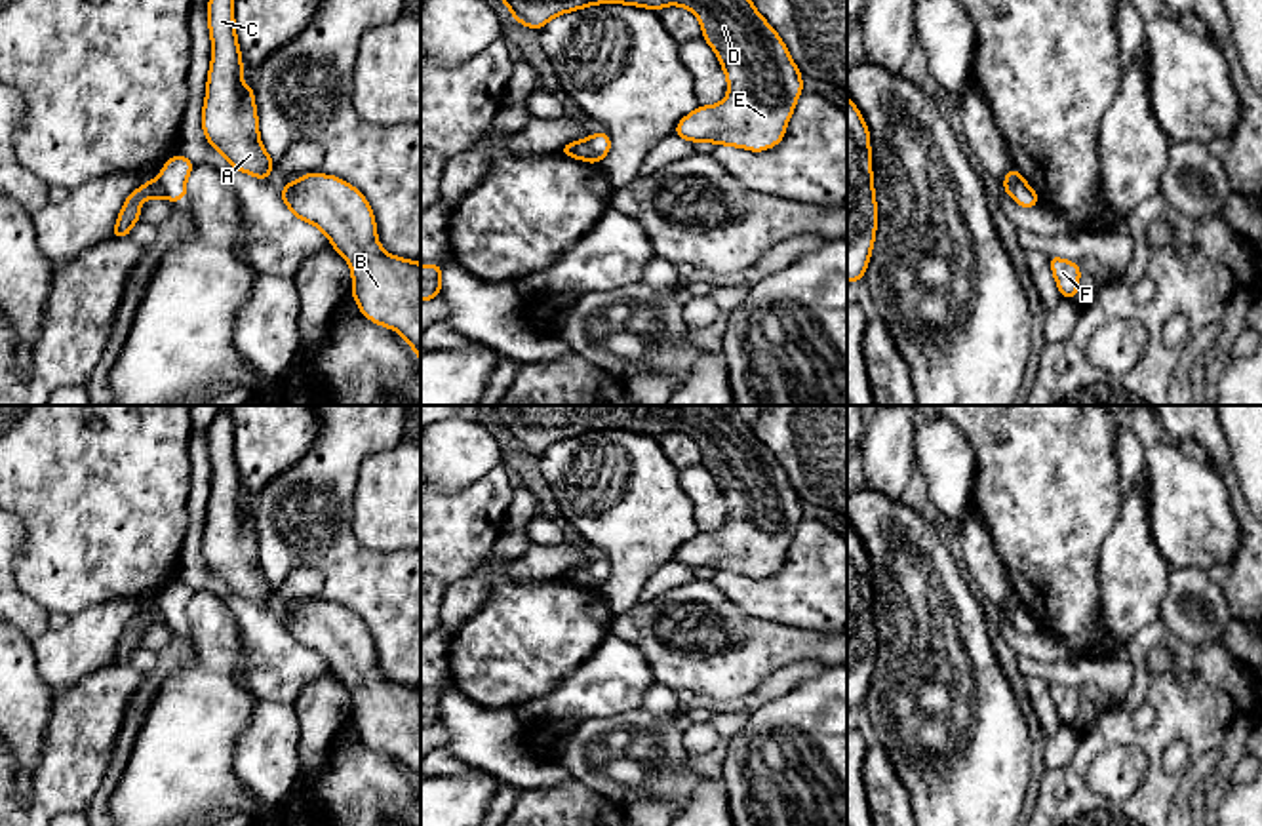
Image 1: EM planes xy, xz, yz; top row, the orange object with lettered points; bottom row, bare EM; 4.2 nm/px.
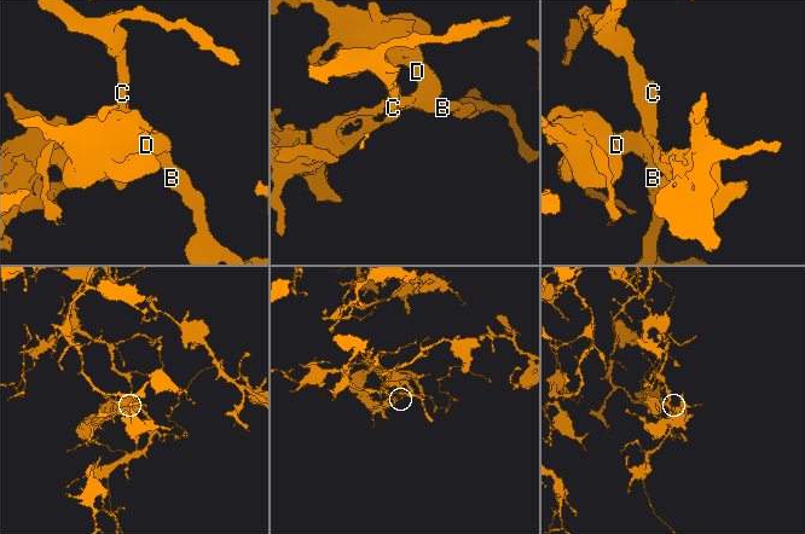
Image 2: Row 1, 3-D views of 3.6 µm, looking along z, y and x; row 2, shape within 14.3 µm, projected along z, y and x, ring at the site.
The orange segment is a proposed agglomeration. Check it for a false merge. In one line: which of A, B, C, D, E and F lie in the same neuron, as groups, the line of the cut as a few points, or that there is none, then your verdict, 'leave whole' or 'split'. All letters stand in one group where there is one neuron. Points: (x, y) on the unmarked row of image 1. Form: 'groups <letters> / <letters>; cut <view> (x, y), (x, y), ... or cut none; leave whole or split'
groups A B C D E / F; cut xz (587, 564), (587, 570), (600, 585); split

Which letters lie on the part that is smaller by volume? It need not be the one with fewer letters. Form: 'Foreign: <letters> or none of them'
Foreign: F

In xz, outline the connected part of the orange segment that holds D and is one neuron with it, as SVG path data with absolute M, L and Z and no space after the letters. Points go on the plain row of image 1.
M495 405L495 419L523 453L541 457L556 442L592 430L628 430L659 438L664 432L691 436L702 464L718 482L727 504L727 523L710 533L699 531L681 544L674 561L699 569L767 577L784 565L796 527L803 518L801 499L775 455L733 405Z

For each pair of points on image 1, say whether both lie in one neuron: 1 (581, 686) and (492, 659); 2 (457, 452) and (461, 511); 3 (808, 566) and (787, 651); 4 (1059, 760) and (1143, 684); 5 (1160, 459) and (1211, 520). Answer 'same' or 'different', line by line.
1: different
2: different
3: different
4: different
5: same

